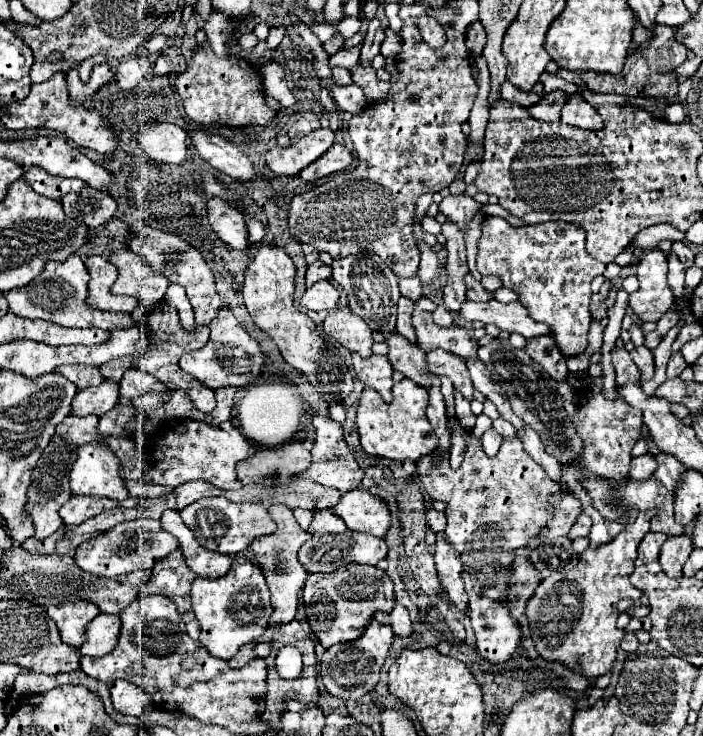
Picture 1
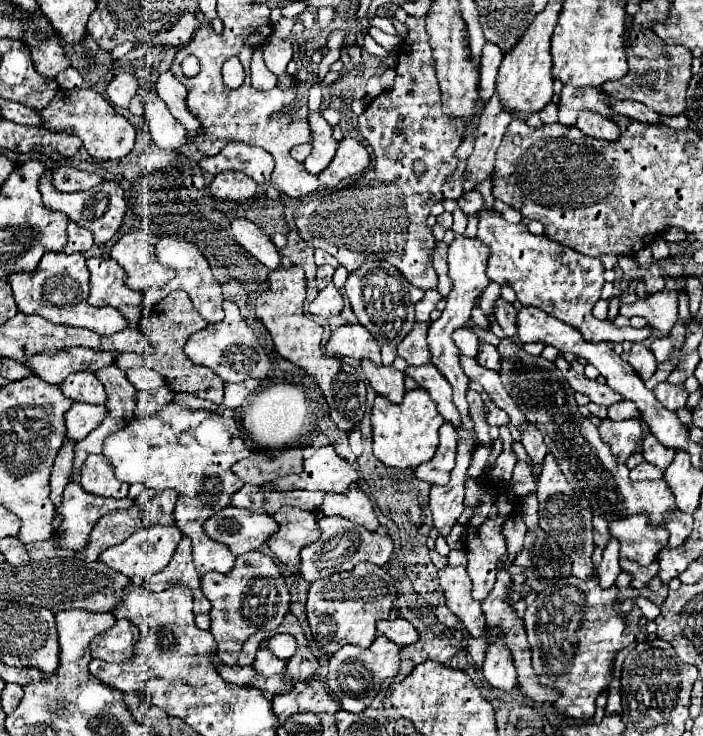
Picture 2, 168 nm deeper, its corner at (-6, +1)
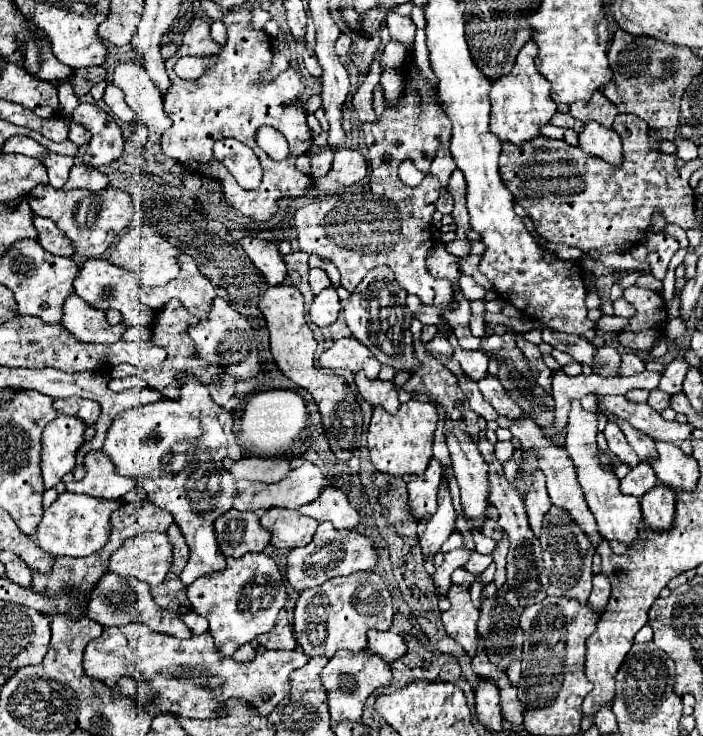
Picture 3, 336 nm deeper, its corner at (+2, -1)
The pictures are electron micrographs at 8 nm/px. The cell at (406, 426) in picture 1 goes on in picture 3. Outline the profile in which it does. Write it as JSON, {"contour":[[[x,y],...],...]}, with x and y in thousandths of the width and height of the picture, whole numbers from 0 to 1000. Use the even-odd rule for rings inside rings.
{"contour":[[[595,543],[569,549],[563,563],[552,563],[546,554],[535,552],[523,582],[523,611],[535,639],[555,647],[600,644],[609,633],[609,622],[615,620],[615,595],[623,571],[620,552]]]}

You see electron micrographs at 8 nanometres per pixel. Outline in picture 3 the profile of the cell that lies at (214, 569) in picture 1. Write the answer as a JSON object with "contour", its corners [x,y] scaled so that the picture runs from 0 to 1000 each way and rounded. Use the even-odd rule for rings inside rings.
{"contour":[[[262,511],[259,516],[262,516],[259,535],[253,543],[228,543],[222,549],[185,554],[185,557],[168,563],[162,568],[159,579],[154,582],[145,614],[154,617],[154,622],[159,625],[165,644],[193,649],[193,655],[208,667],[212,679],[216,679],[219,685],[230,685],[230,690],[248,701],[248,707],[250,707],[253,717],[259,720],[265,739],[270,745],[267,766],[256,783],[259,791],[265,796],[270,796],[279,785],[284,785],[290,780],[313,777],[321,772],[319,753],[310,745],[304,707],[313,698],[324,696],[336,677],[336,652],[330,649],[330,644],[324,644],[319,639],[316,625],[321,620],[333,620],[333,625],[341,625],[344,609],[336,598],[333,565],[324,557],[319,557],[316,552],[307,552],[302,546],[296,530],[290,530],[290,524],[284,519],[279,519],[279,514]]]}

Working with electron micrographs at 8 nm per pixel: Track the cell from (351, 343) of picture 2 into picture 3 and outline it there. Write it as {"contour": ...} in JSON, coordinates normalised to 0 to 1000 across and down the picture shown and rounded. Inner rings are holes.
{"contour":[[[504,457],[484,459],[472,473],[455,481],[455,497],[461,500],[492,500],[498,505],[518,503],[523,514],[535,514],[541,505],[541,492],[535,492],[532,481],[512,467]]]}

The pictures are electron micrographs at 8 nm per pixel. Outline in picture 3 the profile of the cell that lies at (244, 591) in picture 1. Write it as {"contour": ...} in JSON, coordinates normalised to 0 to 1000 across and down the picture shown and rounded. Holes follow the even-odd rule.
{"contour":[[[370,750],[324,758],[324,769],[316,777],[284,783],[267,796],[267,815],[276,832],[299,845],[296,859],[310,886],[327,894],[344,875],[390,853],[395,832],[407,823],[410,807],[393,764]]]}

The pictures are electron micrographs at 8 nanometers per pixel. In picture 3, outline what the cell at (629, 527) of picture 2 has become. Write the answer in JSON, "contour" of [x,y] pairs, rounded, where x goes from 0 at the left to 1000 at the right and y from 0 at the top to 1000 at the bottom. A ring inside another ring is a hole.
{"contour":[[[814,546],[811,554],[811,568],[808,568],[808,595],[805,595],[805,609],[808,617],[817,628],[817,633],[822,636],[822,655],[831,666],[834,682],[839,696],[848,704],[851,712],[851,723],[856,726],[856,731],[862,734],[876,734],[882,739],[896,742],[905,731],[908,731],[908,712],[913,709],[913,698],[910,698],[910,682],[902,674],[888,674],[879,666],[879,649],[873,647],[873,641],[862,641],[853,636],[853,628],[848,622],[851,617],[851,606],[848,606],[848,560],[834,560],[828,557],[825,546]]]}

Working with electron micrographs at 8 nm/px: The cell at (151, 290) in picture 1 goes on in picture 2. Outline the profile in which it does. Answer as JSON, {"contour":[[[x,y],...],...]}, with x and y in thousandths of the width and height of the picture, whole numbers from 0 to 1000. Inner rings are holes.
{"contour":[[[211,310],[179,315],[156,337],[156,351],[179,367],[179,386],[188,394],[208,394],[219,383],[239,383],[250,375],[250,370],[222,353],[222,318]]]}

